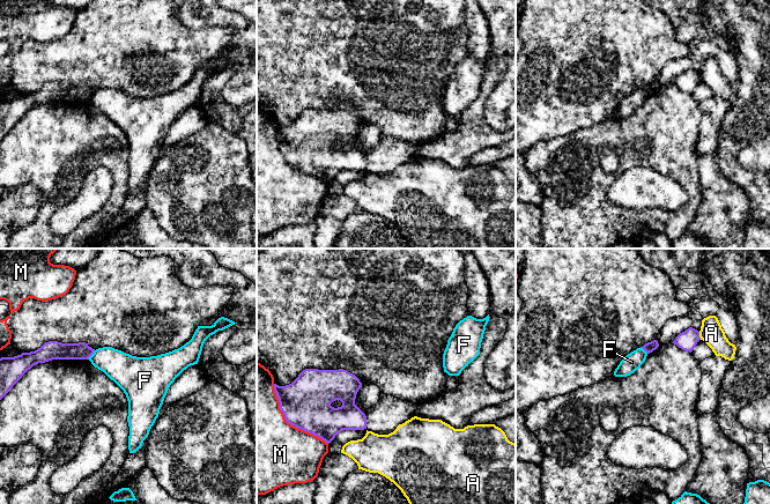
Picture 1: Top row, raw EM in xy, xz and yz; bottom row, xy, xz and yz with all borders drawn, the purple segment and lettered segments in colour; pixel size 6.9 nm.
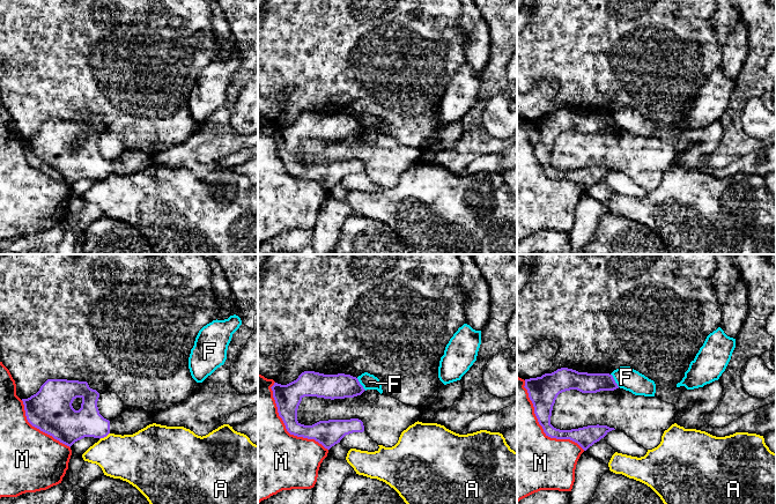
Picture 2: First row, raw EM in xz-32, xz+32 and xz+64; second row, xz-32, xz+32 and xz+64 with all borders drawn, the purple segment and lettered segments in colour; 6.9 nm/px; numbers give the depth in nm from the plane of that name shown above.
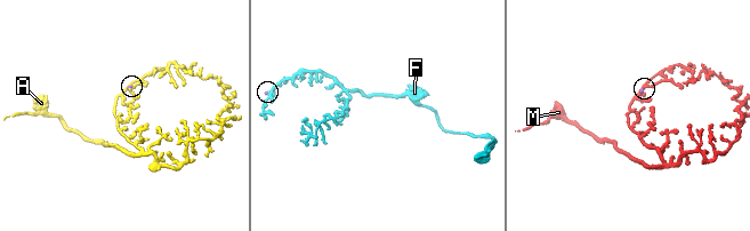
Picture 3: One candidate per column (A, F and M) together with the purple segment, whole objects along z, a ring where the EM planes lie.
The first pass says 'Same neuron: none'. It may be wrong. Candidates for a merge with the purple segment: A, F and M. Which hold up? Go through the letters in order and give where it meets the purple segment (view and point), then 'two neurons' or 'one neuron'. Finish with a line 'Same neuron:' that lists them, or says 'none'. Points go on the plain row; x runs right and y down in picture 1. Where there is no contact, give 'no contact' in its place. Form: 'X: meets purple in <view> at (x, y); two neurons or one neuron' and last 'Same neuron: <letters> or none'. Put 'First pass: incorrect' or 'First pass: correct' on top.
First pass: correct
A: meets purple in yz at (698, 76); two neurons
F: meets purple in xy at (90, 96); two neurons
M: meets purple in xz at (289, 164); two neurons
Same neuron: none

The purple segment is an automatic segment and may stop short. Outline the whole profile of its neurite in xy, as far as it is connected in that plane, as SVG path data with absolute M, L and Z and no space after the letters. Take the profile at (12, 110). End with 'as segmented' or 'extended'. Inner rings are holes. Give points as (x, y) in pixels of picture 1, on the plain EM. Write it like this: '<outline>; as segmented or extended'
M45 83L40 89L14 98L0 99L0 141L13 129L22 117L38 104L52 101L88 101L95 90L86 83Z; as segmented

